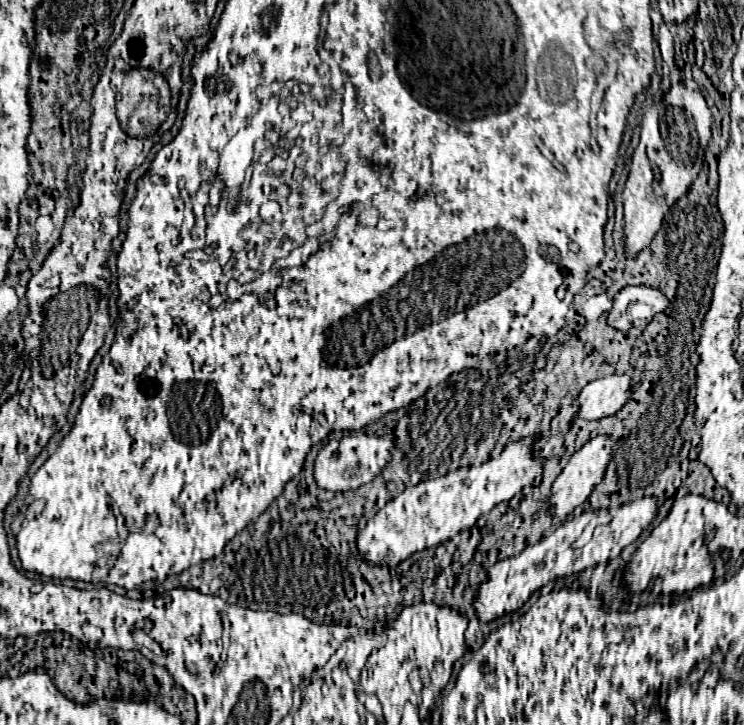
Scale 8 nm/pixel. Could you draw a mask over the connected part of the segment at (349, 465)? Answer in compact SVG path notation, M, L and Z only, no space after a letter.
M363 430L359 432L349 432L345 434L341 440L329 440L327 446L323 446L323 450L319 452L317 460L315 460L315 480L321 488L325 490L357 490L365 484L369 484L375 476L379 476L387 462L391 460L391 450L395 448L395 436L393 434L385 434L385 436L377 436L377 434L367 434Z

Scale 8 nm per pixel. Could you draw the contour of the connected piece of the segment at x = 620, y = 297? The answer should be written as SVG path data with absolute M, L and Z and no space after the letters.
M625 286L613 298L613 308L607 322L617 330L629 330L633 326L647 326L657 314L665 312L669 300L657 288L651 286Z

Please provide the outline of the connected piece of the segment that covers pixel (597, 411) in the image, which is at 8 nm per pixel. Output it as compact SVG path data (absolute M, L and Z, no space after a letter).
M611 374L589 382L579 394L579 416L585 420L599 420L617 414L635 390L629 374Z

